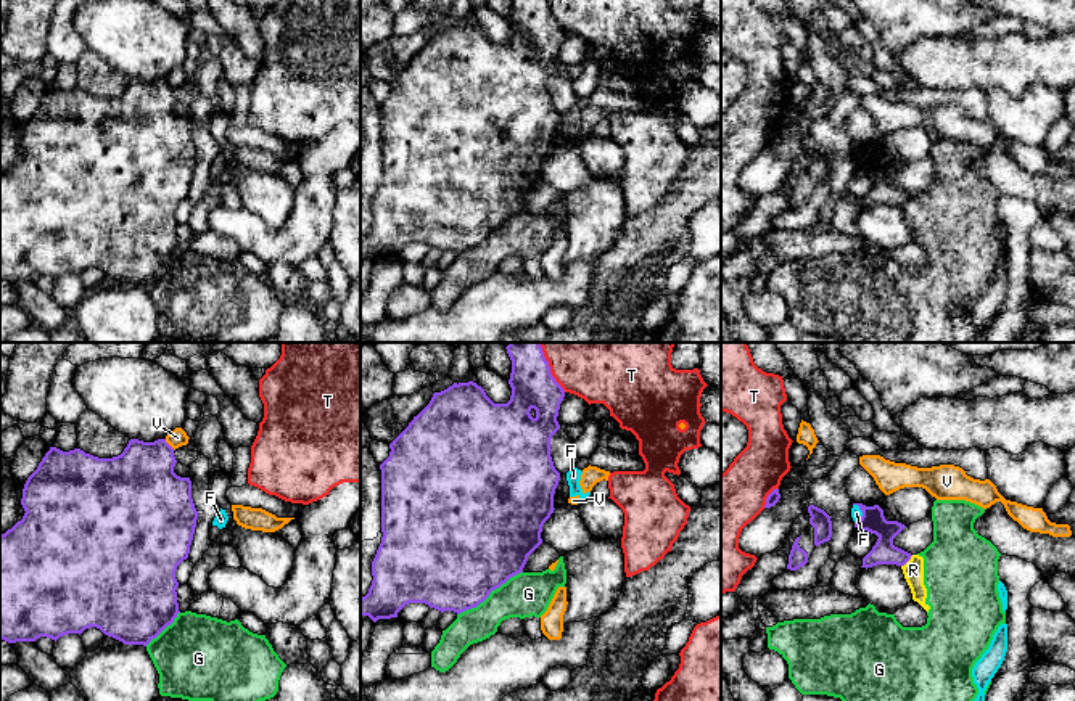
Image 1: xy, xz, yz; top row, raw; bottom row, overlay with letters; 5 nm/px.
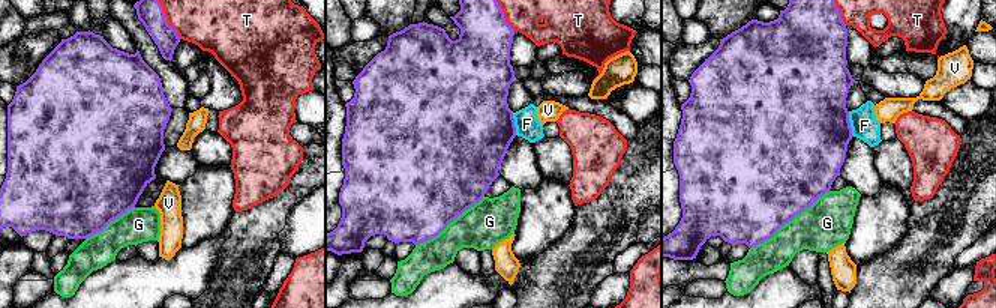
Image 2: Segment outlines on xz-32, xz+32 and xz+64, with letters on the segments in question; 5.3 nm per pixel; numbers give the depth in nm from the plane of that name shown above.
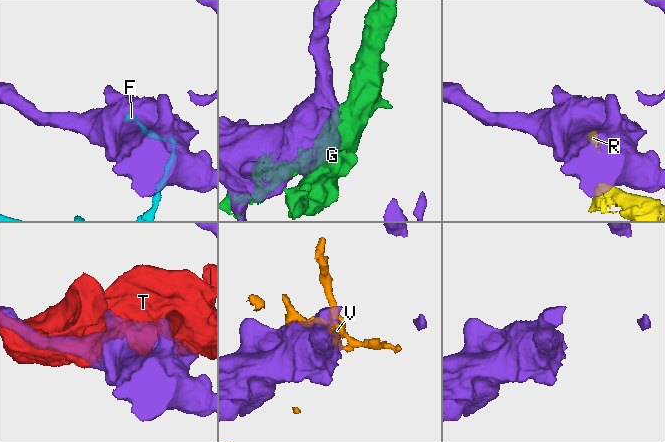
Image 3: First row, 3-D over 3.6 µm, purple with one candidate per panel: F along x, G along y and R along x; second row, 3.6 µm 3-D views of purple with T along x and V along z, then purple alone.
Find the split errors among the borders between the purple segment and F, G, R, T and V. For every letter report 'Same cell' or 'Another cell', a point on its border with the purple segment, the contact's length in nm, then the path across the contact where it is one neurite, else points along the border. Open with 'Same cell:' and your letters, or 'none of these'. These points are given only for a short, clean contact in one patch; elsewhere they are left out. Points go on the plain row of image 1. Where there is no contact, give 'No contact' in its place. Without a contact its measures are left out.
Same cell: none of these
F: Another cell. Touches purple at yz (863, 153). Shared border 100 nm. Boundary: yz (853, 143), (861, 151), (855, 163)
G: Another cell. Touches purple at xz (490, 232). Shared border 400 nm
R: Another cell. Touches purple at yz (906, 201). Shared border 90 nm. Boundary: yz (913, 195), (902, 206)
T: Another cell. Touches purple at xz (552, 16). Shared border 190 nm
V: Another cell. Touches purple at xy (168, 84). Shared border 80 nm

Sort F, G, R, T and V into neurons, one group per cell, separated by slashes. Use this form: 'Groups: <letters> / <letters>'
Groups: F / G R / T / V

